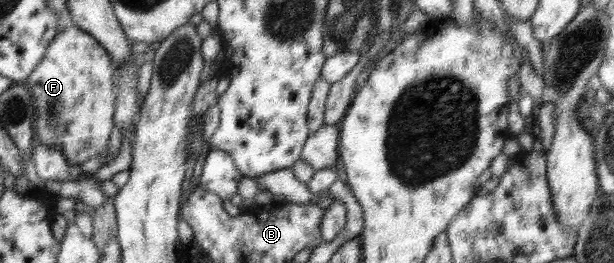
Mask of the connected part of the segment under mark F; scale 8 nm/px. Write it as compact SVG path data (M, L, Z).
M72 25L57 33L25 82L34 100L35 144L58 146L73 166L105 149L115 129L112 87L116 72L106 48L88 32Z

